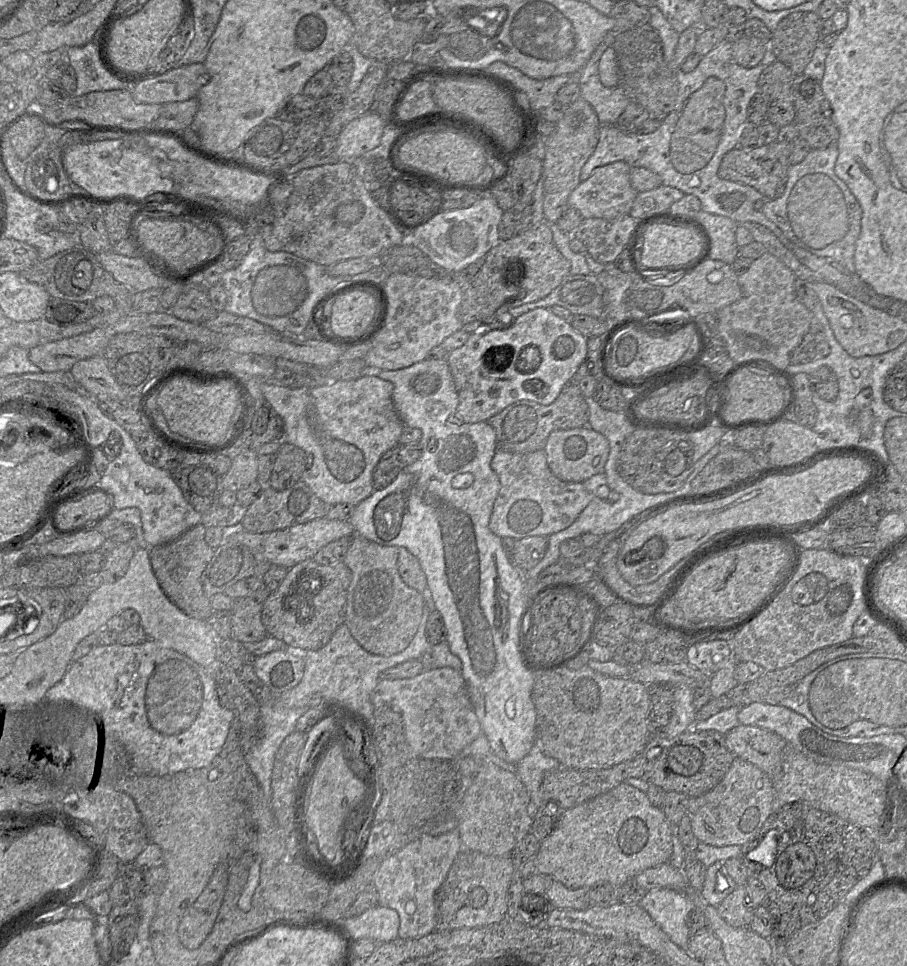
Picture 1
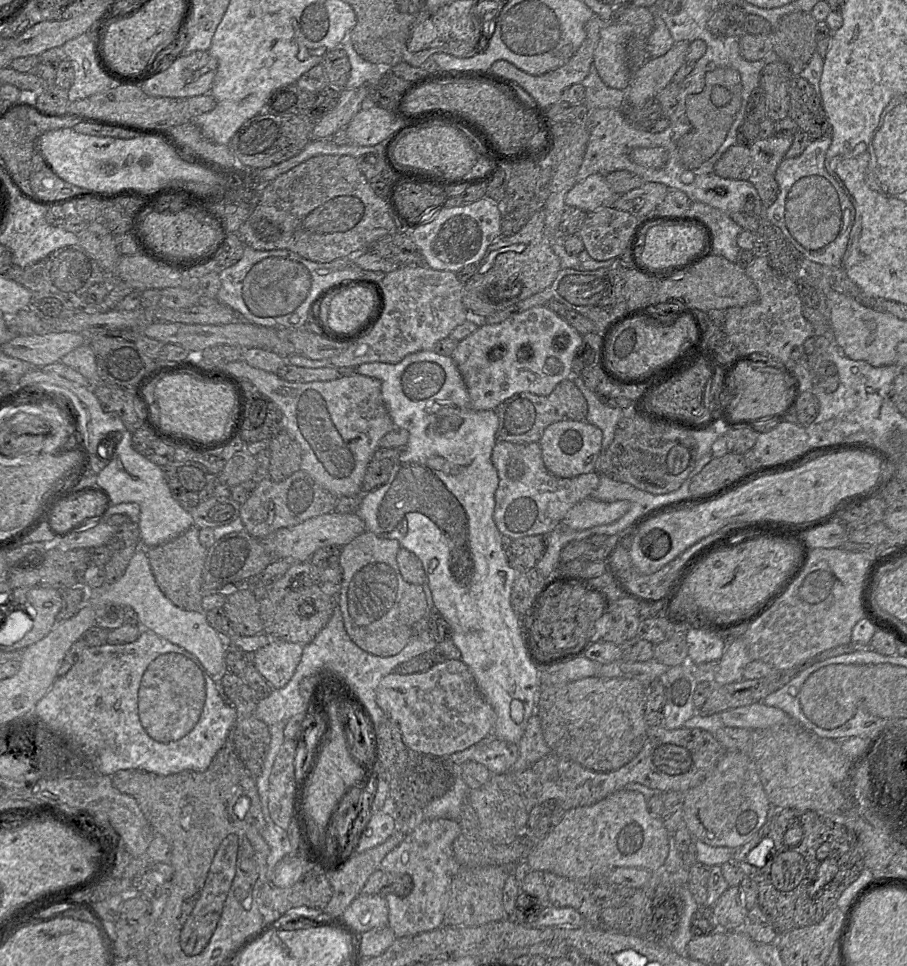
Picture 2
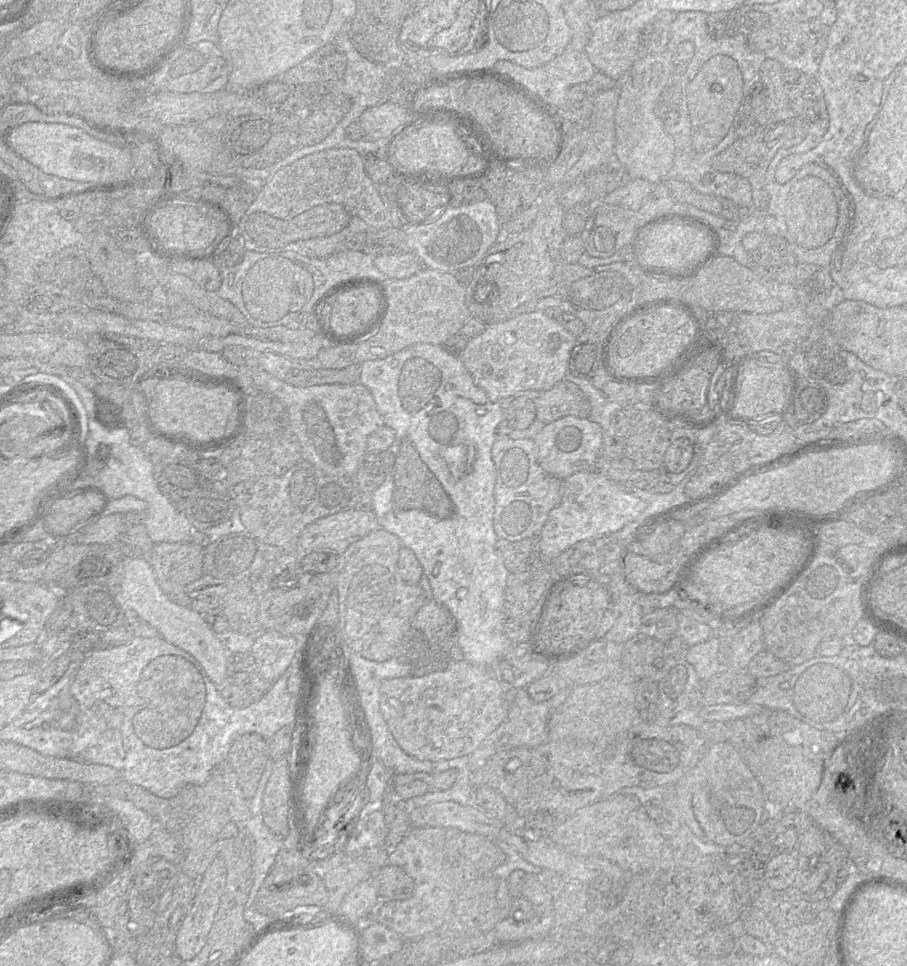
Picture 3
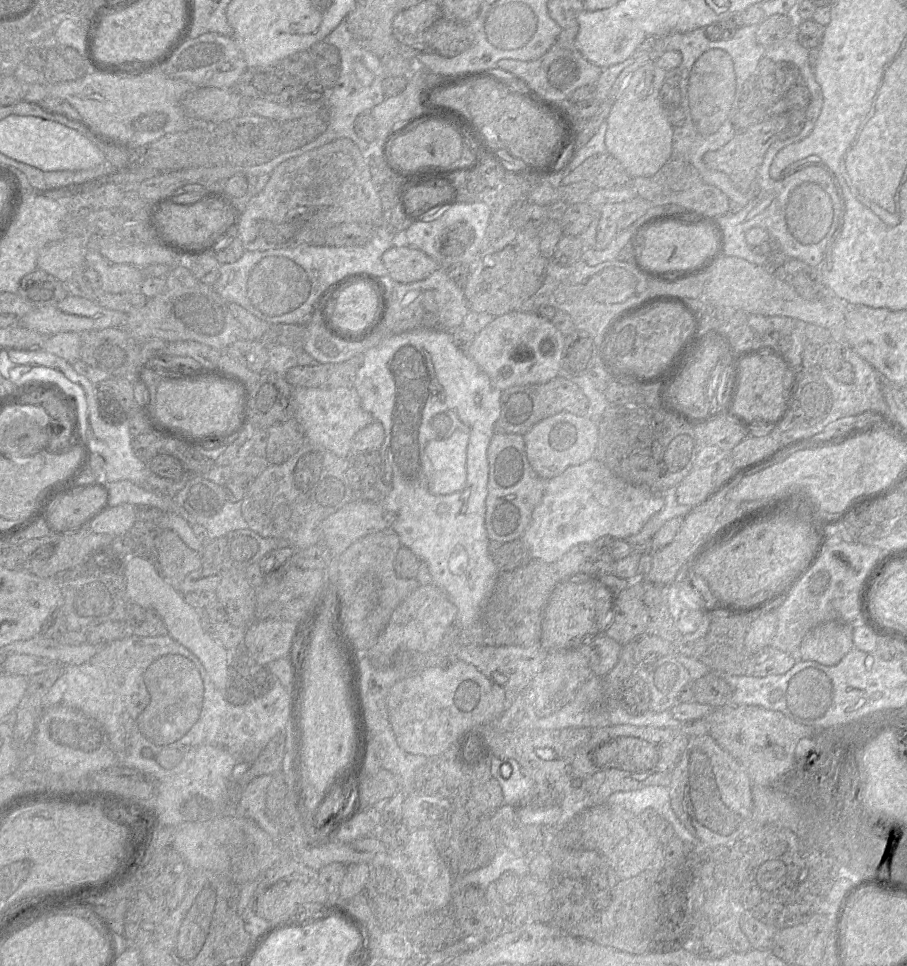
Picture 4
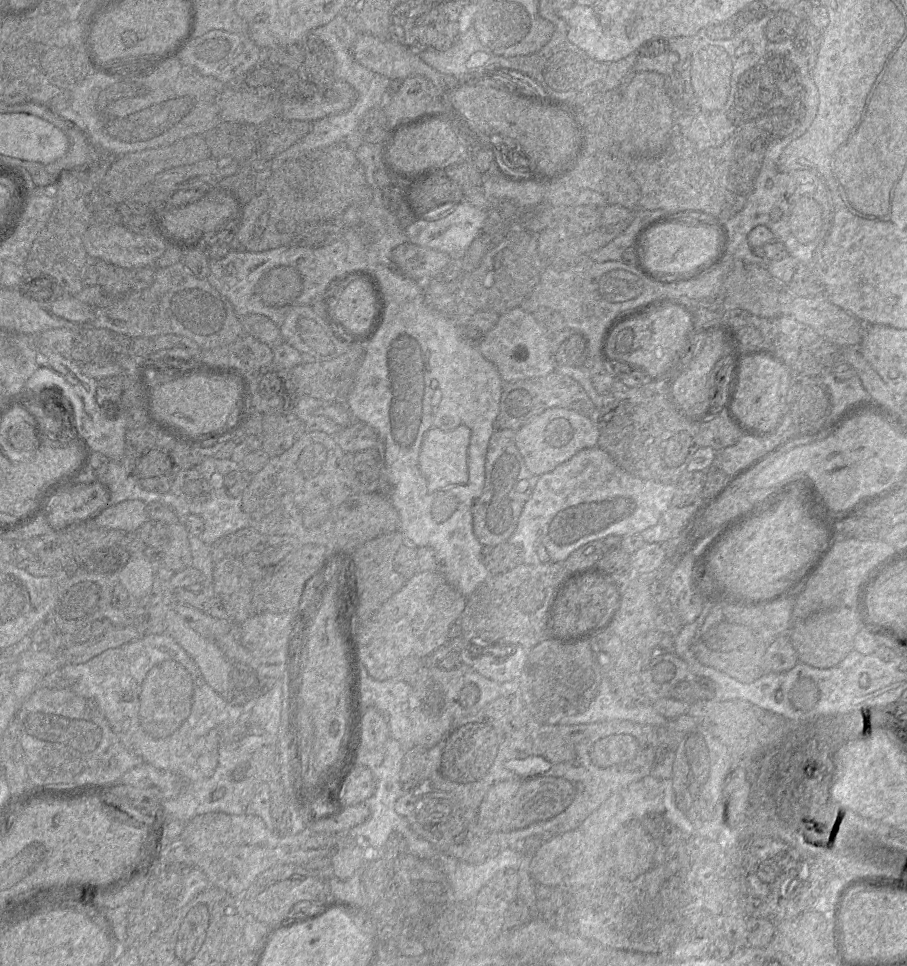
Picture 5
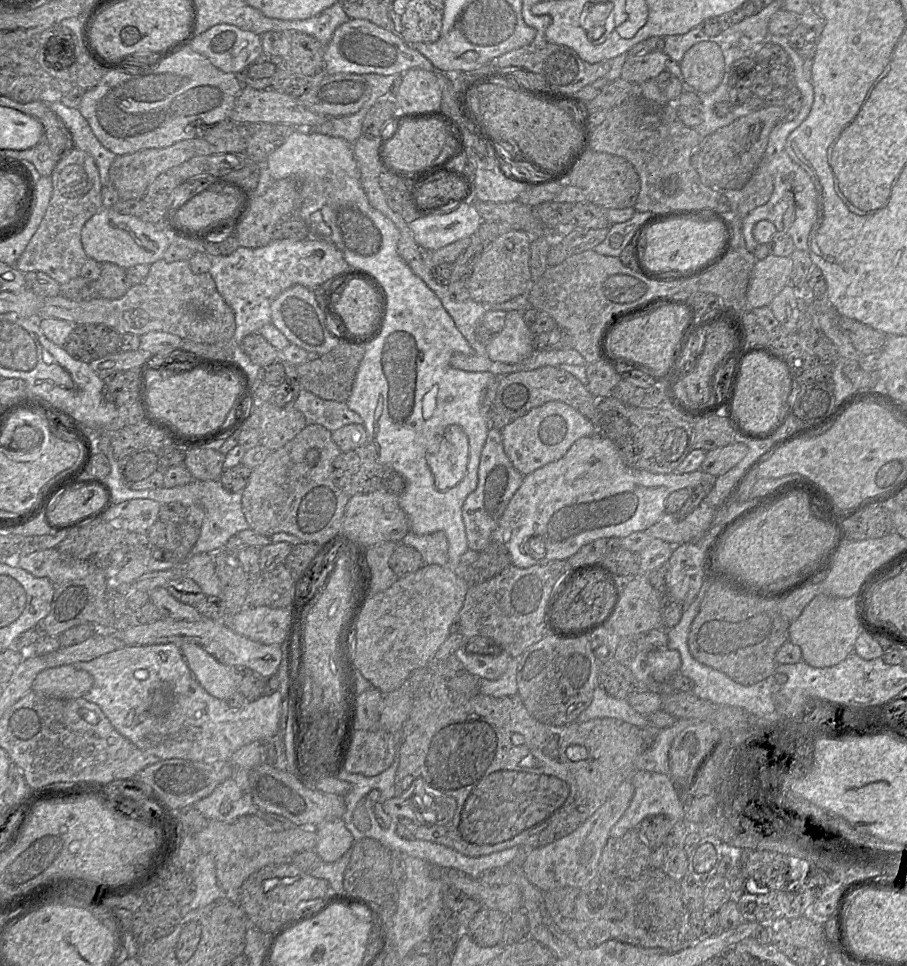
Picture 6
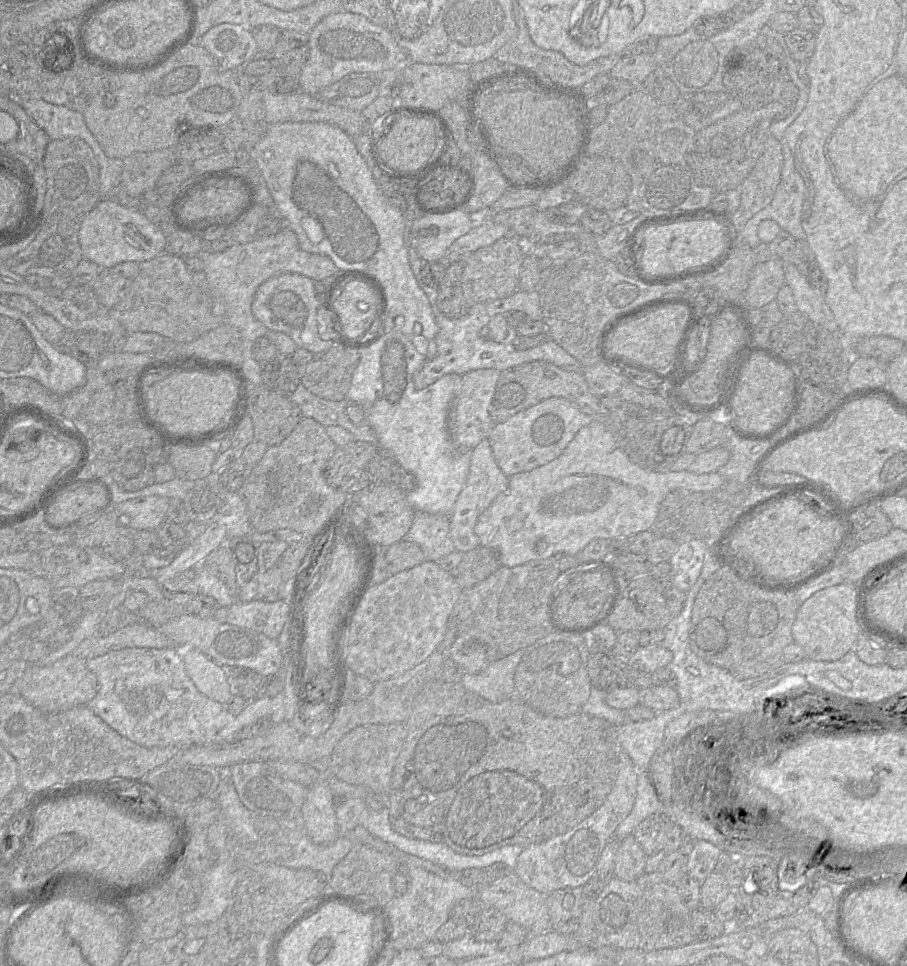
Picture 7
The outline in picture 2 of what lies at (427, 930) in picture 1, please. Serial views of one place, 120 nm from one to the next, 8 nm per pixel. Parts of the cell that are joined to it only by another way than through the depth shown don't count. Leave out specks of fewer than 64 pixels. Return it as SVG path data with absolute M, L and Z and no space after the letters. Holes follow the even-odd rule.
M439 818L419 823L404 840L381 861L380 869L394 876L394 892L385 896L388 905L388 927L396 938L413 936L441 927L449 899L449 885L460 864L452 849L454 840L461 834L458 820Z

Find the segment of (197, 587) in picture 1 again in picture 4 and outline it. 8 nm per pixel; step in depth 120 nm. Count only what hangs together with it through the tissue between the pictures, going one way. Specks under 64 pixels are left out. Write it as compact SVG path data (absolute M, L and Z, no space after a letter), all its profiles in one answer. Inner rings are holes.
M164 529L159 535L157 561L161 575L177 590L185 578L202 567L202 555L191 549L171 529Z

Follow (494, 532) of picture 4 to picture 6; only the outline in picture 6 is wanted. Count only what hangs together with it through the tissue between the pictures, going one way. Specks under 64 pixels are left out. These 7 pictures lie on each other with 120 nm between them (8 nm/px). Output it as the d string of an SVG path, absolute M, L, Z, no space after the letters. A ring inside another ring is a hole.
M490 427L480 455L477 486L467 496L462 506L467 545L470 550L477 552L481 551L491 541L492 533L498 527L504 510L521 486L524 477L514 468L505 454L500 431Z

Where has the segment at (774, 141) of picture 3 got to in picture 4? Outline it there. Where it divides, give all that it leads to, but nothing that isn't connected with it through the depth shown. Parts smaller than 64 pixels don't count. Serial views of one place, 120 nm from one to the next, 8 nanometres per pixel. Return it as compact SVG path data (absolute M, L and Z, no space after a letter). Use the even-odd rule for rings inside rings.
M788 117L769 118L759 124L752 124L743 133L736 133L735 137L719 150L708 152L704 156L705 164L714 171L723 172L731 180L737 190L749 199L759 194L759 169L764 161L769 147L778 140L781 134L790 127Z

